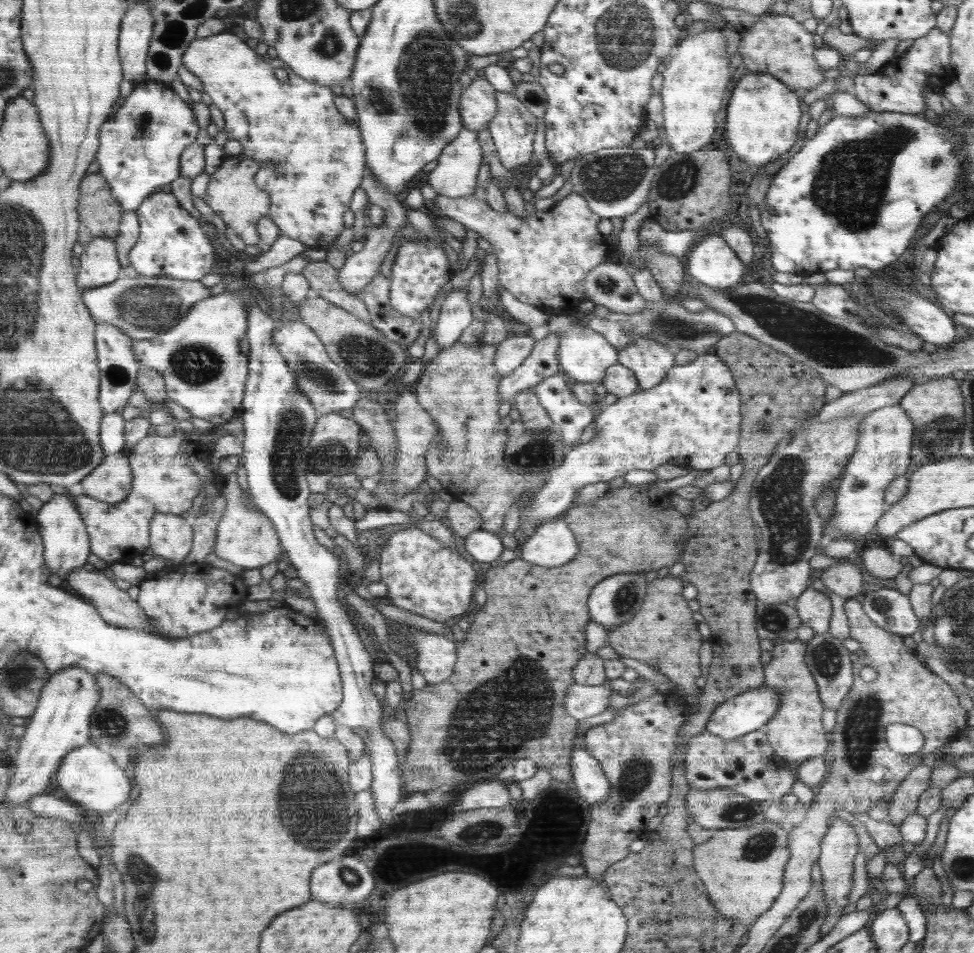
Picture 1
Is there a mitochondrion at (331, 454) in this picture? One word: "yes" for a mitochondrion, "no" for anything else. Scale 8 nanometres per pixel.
yes

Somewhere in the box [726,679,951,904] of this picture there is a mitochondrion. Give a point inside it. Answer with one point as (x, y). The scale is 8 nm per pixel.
(861, 730)

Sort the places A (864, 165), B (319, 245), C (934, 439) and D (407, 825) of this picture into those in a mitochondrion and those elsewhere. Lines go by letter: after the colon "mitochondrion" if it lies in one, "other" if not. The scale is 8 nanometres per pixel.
A: mitochondrion
B: other
C: mitochondrion
D: other

